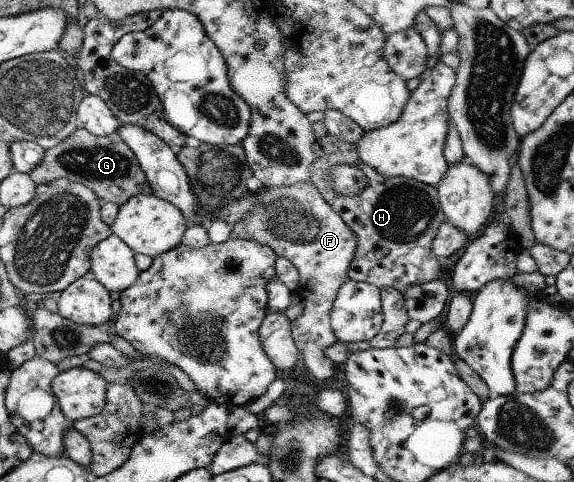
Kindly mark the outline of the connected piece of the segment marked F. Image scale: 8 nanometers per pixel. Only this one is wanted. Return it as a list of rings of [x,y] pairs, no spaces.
[[[305,182],[286,188],[266,189],[262,203],[248,220],[235,225],[230,239],[258,241],[271,247],[279,258],[288,259],[298,269],[301,280],[297,293],[304,303],[304,310],[302,315],[291,321],[292,336],[311,375],[315,379],[323,379],[323,385],[326,385],[332,379],[333,362],[325,357],[323,351],[338,341],[331,329],[330,311],[339,288],[349,279],[348,269],[358,242],[356,235],[343,223],[343,219],[339,219],[339,214],[331,209],[329,203],[325,203],[317,188],[311,182]]]

